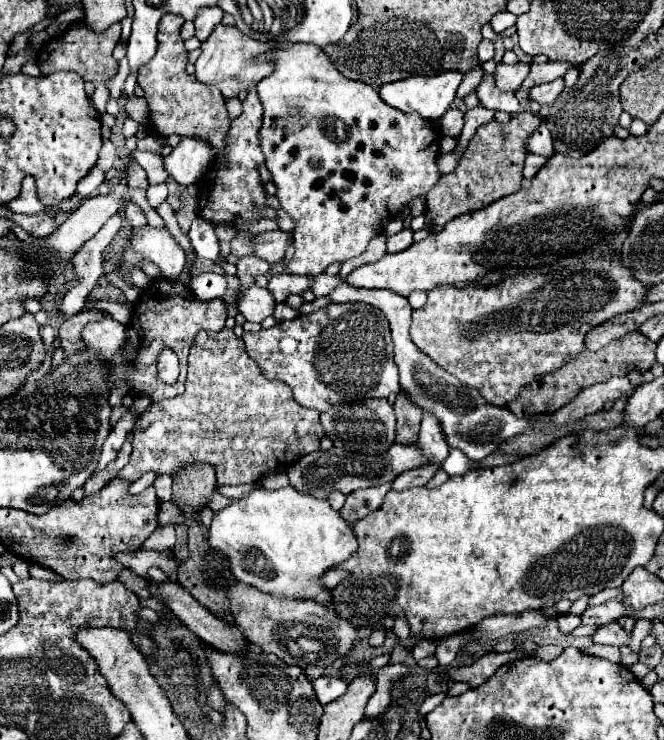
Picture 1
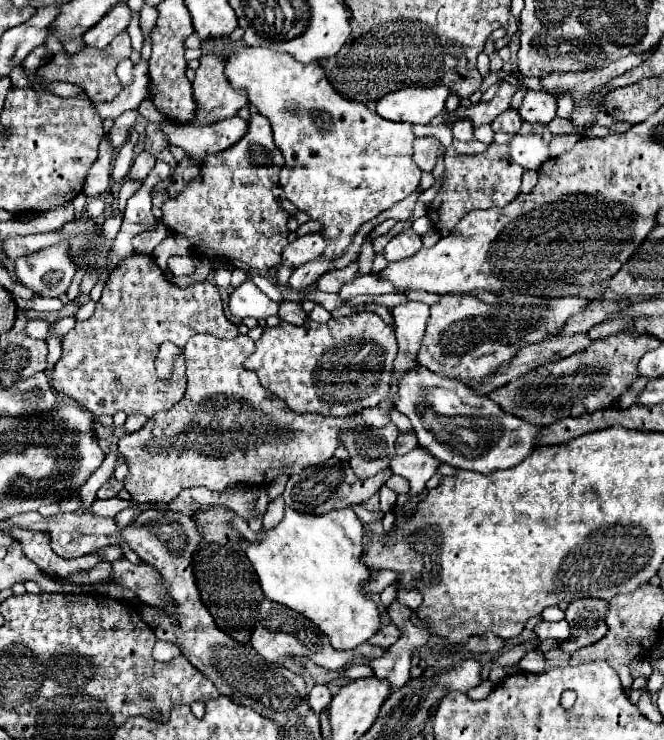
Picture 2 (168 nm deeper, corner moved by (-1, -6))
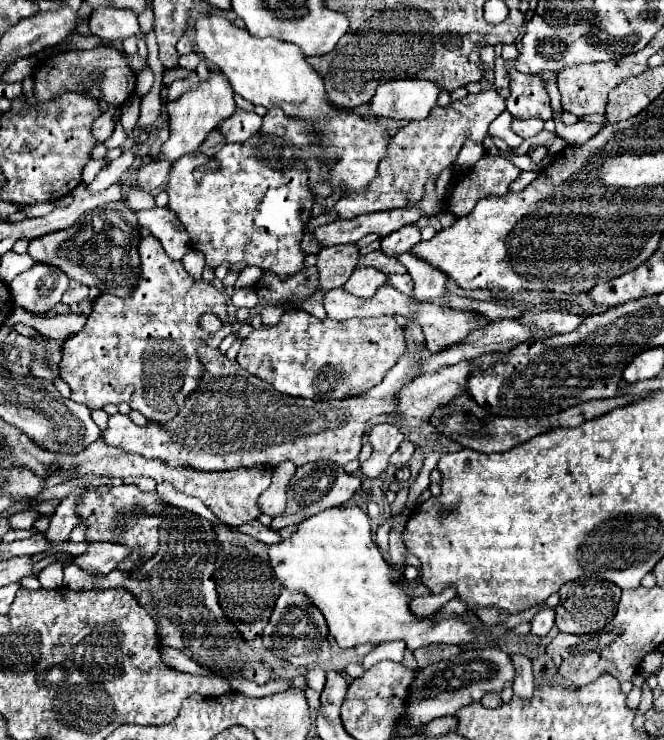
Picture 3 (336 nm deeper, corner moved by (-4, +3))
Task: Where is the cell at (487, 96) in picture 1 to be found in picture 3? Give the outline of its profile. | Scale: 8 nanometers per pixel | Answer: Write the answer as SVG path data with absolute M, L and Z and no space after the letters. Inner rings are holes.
M532 118L532 120L512 120L512 130L522 138L536 136L542 128L544 128L544 122L536 120L536 118Z

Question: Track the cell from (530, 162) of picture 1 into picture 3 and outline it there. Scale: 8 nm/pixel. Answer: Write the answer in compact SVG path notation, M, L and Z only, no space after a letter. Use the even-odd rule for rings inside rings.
M522 172L522 174L512 182L510 192L520 192L520 190L524 190L534 178L536 178L536 172Z

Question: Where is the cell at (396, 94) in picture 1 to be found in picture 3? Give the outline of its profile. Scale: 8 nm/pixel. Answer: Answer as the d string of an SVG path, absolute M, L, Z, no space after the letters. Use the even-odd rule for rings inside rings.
M392 80L382 84L370 100L370 114L386 120L424 120L436 106L440 88L430 80Z

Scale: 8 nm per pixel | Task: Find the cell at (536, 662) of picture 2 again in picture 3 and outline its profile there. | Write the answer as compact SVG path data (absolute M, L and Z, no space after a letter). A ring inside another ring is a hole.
M592 576L590 578L576 578L572 582L566 582L558 592L560 602L554 608L558 630L566 632L566 634L598 632L600 628L604 628L616 616L620 592L622 590L614 582L602 580L602 578L592 578Z

